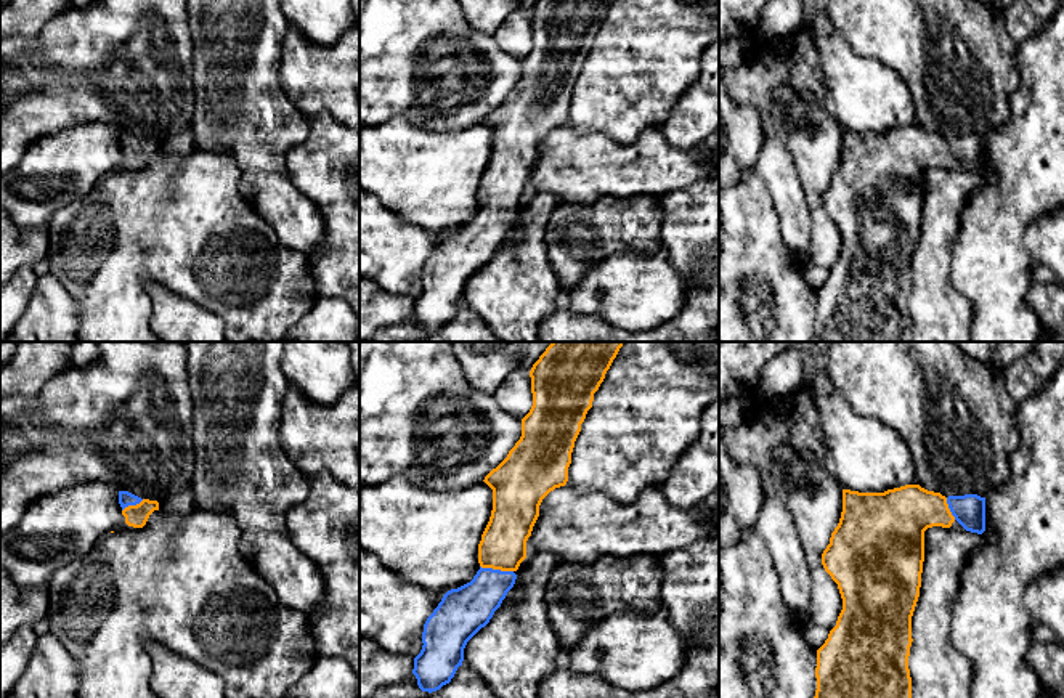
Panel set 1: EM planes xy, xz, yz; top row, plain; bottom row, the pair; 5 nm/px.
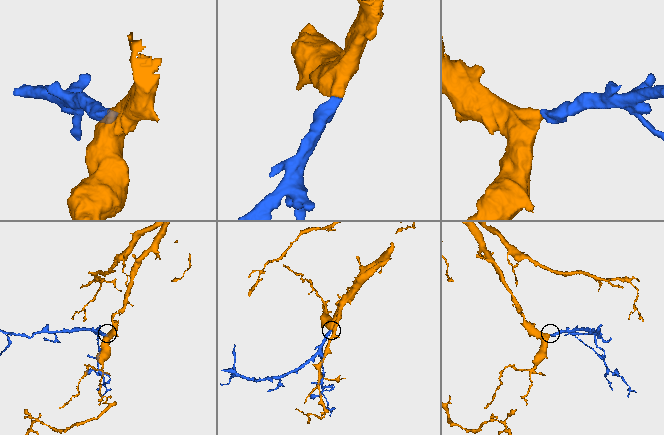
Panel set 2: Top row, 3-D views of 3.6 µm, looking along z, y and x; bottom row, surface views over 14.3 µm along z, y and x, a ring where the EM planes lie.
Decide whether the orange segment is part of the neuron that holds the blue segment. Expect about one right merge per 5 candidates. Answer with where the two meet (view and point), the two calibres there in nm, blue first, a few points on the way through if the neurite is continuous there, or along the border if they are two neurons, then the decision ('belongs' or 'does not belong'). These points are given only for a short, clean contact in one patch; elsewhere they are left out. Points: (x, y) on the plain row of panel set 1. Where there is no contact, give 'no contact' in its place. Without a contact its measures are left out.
contact xz (496, 211); calibres 240 and 240 nm; way xz (467, 249), (490, 227), (496, 211), (503, 186); belongs

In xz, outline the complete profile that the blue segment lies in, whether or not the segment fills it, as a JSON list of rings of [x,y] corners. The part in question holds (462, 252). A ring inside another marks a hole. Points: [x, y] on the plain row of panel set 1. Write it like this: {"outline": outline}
{"outline": [[[538,0],[533,5],[533,47],[522,59],[522,77],[483,120],[493,130],[493,151],[478,185],[480,210],[470,223],[448,231],[424,265],[424,286],[412,310],[422,332],[432,334],[451,323],[462,306],[467,282],[489,263],[514,228],[515,212],[526,199],[526,181],[539,157],[539,146],[550,132],[567,125],[581,64],[611,3],[613,0]]]}

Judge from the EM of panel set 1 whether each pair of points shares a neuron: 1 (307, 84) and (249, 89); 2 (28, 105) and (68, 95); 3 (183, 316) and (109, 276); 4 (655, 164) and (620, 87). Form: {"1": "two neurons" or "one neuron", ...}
{"1": "two neurons", "2": "one neuron", "3": "two neurons", "4": "two neurons"}

